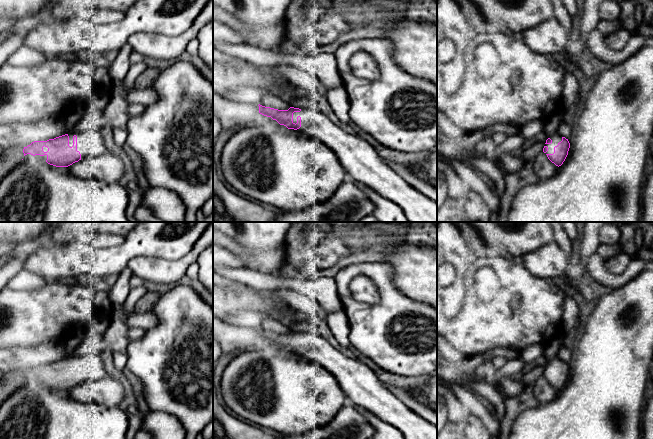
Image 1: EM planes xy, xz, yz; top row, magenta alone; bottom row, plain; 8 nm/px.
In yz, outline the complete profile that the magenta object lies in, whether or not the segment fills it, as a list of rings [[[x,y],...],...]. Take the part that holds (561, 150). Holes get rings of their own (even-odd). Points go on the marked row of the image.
[[[555,133],[546,140],[543,152],[552,163],[559,167],[565,161],[569,148],[570,143],[568,139]]]

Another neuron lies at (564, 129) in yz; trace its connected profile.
[[[564,120],[561,121],[557,128],[557,133],[562,137],[569,138],[572,132],[572,128],[569,124],[567,124]]]

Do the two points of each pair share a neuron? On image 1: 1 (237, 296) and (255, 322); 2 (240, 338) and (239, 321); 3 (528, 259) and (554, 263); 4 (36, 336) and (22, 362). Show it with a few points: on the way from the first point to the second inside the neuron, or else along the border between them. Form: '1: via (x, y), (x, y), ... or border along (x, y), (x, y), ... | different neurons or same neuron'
1: border along (265, 312), (237, 311), (224, 317) | different neurons
2: border along (223, 320), (237, 326), (251, 326), (257, 329) | different neurons
3: via (534, 262), (548, 262) | same neuron
4: border along (22, 346), (28, 348) | different neurons

